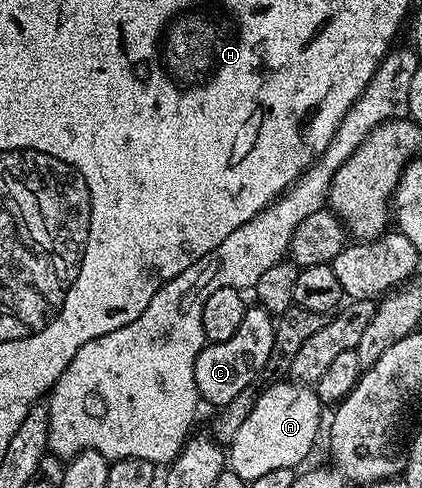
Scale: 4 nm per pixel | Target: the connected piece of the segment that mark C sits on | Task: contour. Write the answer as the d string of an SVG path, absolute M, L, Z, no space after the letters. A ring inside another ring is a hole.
M249 307L242 315L238 331L222 343L205 344L203 351L194 363L194 381L196 389L205 402L223 407L247 387L253 384L260 372L268 369L268 360L274 351L274 331L276 321L273 314L259 307Z

